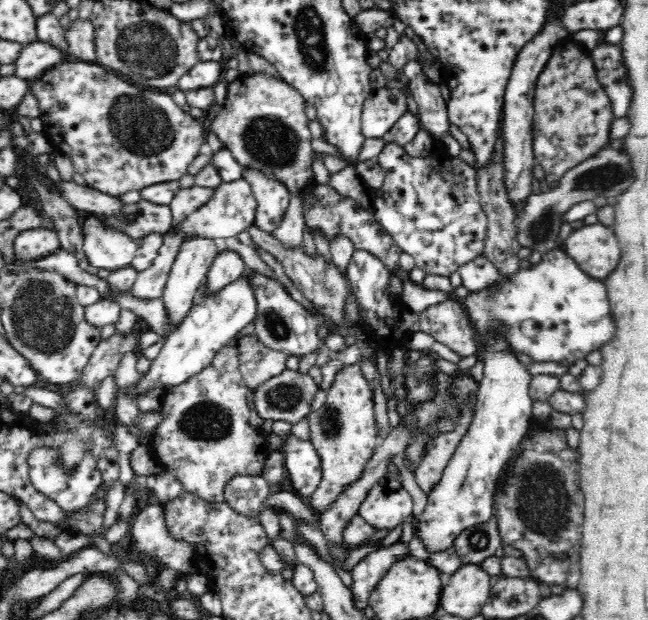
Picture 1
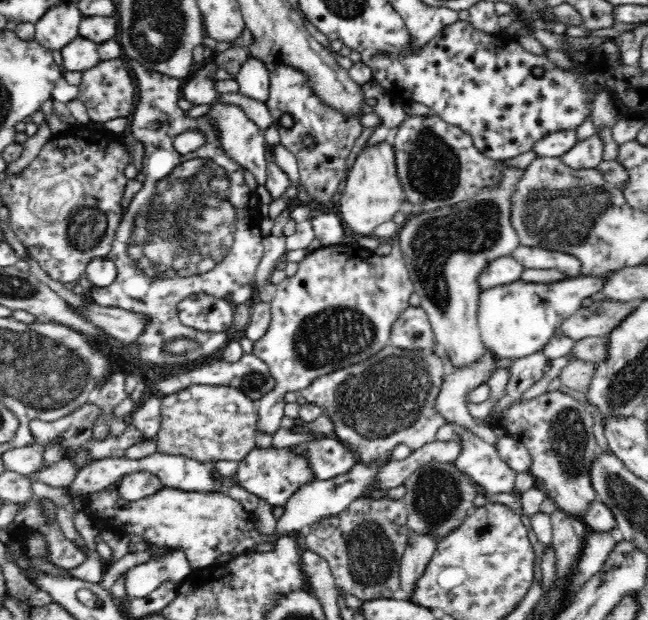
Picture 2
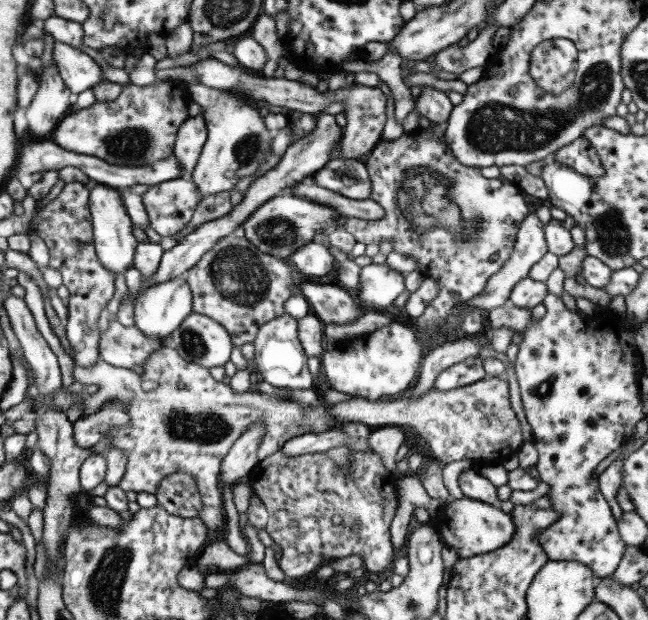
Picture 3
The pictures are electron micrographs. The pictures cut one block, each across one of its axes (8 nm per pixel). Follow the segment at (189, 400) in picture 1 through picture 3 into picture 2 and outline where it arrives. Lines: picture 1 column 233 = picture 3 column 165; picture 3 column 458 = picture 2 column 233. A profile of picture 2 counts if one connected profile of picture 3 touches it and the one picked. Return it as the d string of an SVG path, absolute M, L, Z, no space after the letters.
M193 384L161 399L161 424L154 436L157 452L182 455L208 463L218 460L240 462L256 447L257 404L230 386Z

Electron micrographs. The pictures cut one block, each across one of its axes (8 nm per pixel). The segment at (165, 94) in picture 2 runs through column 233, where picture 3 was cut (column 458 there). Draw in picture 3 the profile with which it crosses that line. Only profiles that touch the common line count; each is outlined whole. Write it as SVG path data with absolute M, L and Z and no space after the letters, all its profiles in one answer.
M432 123L430 128L418 128L414 130L413 134L405 133L397 140L381 140L363 161L366 170L368 170L370 182L372 182L370 199L374 200L374 202L378 202L378 204L384 208L384 218L377 221L367 221L355 219L354 217L347 217L343 218L341 223L341 226L347 231L350 231L350 234L354 235L357 242L361 242L362 244L380 245L382 240L388 240L388 242L392 244L394 252L400 252L400 254L404 254L404 256L408 256L408 258L412 258L412 260L416 262L416 268L422 273L424 279L431 278L437 281L439 285L438 298L432 300L428 307L426 307L426 310L420 316L416 317L415 331L420 332L424 338L432 338L432 336L436 336L438 332L442 332L440 328L446 326L448 317L458 305L461 305L462 302L466 302L466 300L470 300L470 298L474 298L475 295L480 294L480 292L486 289L487 280L490 279L492 275L496 274L496 272L503 267L504 262L512 256L520 223L530 212L530 208L528 208L528 204L526 204L526 198L524 198L524 194L522 194L523 189L514 184L514 182L508 181L508 179L502 177L502 175L498 178L485 178L482 173L480 173L480 167L466 166L458 161L455 155L449 150L448 144L446 143L445 127L446 126L438 125L438 123Z

